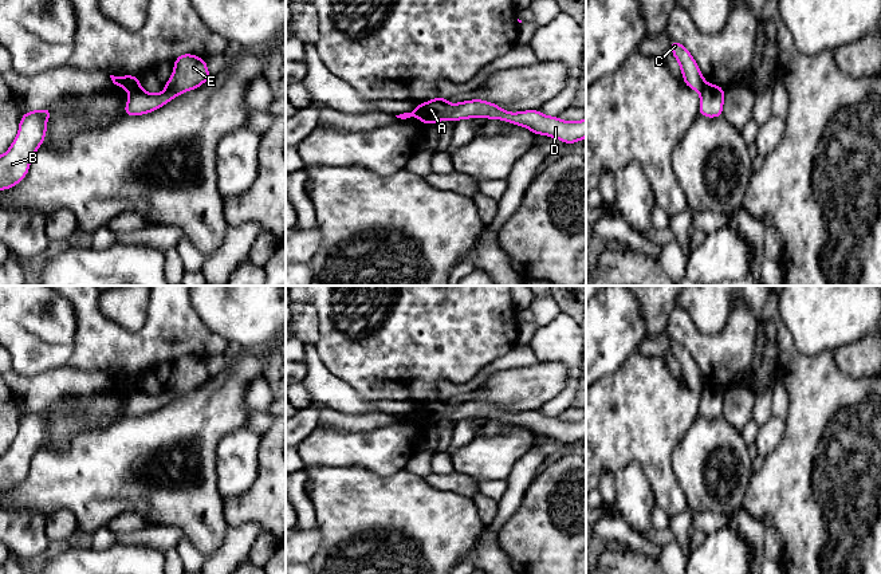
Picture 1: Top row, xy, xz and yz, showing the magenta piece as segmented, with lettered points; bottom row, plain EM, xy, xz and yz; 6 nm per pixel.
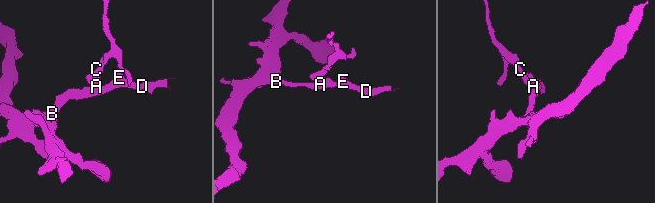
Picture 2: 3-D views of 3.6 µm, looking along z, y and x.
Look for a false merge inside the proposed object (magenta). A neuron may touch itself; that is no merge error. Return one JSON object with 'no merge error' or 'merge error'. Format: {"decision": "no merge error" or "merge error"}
{"decision": "merge error"}

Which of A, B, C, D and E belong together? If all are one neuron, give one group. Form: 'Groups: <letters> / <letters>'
Groups: A B D E / C

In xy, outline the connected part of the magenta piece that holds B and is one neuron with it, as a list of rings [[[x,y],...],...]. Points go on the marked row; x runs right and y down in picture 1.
[[[51,106],[44,110],[27,111],[19,125],[19,133],[8,152],[0,156],[0,190],[19,184],[28,173],[30,162],[44,142]]]

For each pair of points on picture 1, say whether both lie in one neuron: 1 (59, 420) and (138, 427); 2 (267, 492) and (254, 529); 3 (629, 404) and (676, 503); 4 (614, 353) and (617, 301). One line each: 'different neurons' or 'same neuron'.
1: different neurons
2: different neurons
3: same neuron
4: same neuron

